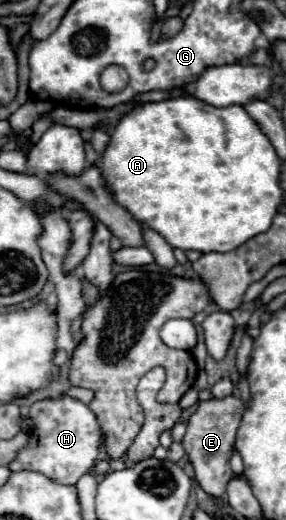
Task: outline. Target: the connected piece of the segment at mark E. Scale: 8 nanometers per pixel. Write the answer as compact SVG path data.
M224 397L224 399L210 399L200 401L194 415L188 419L188 431L184 435L184 449L192 461L196 481L200 487L214 499L220 499L226 493L226 483L234 477L230 469L230 455L234 451L234 439L238 425L242 421L244 413L244 401L240 397Z

